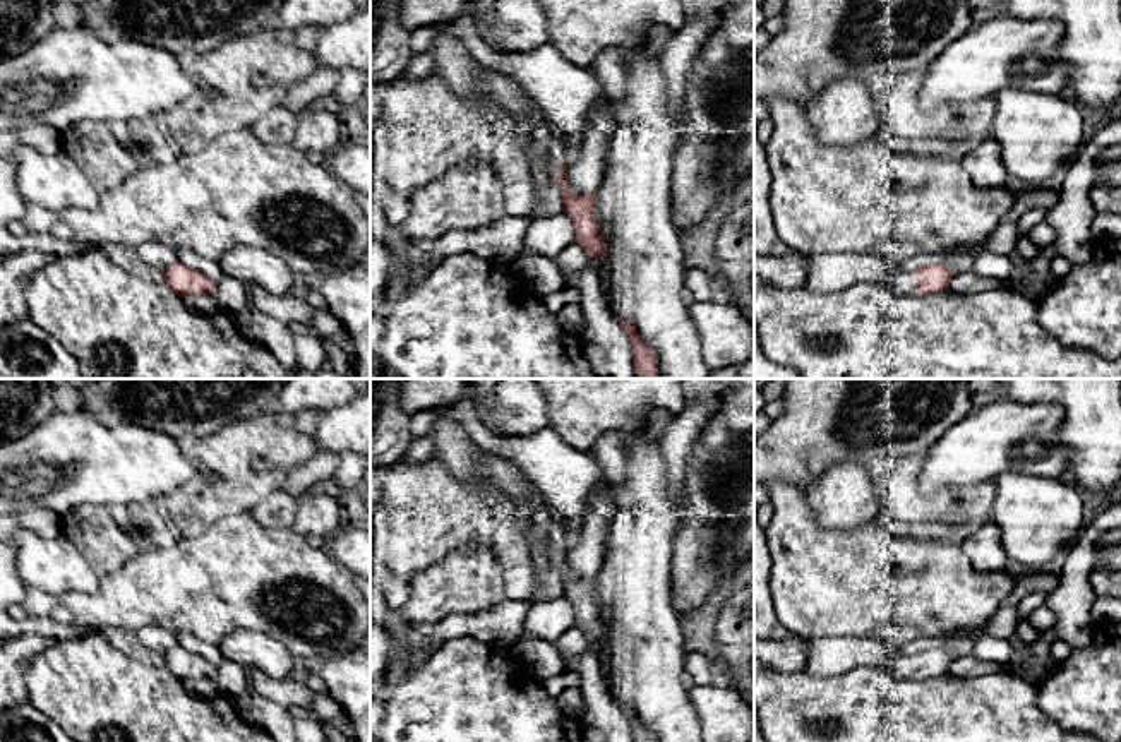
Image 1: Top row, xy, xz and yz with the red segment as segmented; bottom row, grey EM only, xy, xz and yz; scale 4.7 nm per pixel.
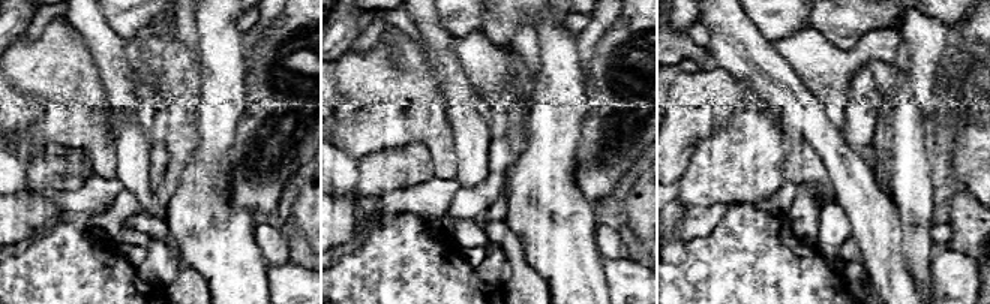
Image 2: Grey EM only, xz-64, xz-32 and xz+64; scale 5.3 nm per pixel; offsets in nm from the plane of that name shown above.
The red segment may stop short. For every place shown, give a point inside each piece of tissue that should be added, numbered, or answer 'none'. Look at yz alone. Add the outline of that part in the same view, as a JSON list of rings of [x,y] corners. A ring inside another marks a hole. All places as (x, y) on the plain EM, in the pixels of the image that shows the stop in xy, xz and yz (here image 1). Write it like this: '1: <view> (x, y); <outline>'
1: yz (904, 665); [[[898,653],[890,667],[895,679],[915,679],[919,668],[912,653]]]

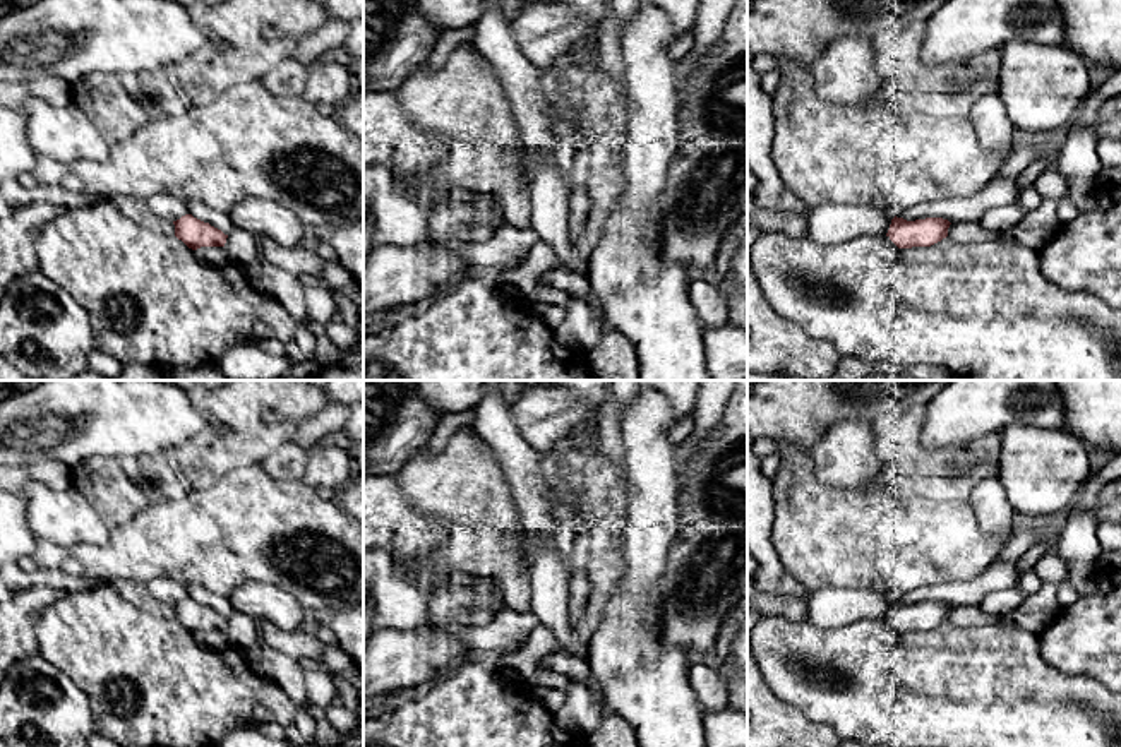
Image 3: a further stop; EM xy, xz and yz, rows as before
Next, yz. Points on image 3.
none

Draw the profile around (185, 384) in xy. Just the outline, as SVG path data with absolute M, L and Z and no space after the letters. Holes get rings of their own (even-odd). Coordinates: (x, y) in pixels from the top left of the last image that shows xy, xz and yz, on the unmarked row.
M163 380L163 382L182 387L183 391L192 391L197 387L216 389L216 387L230 384L231 380Z

